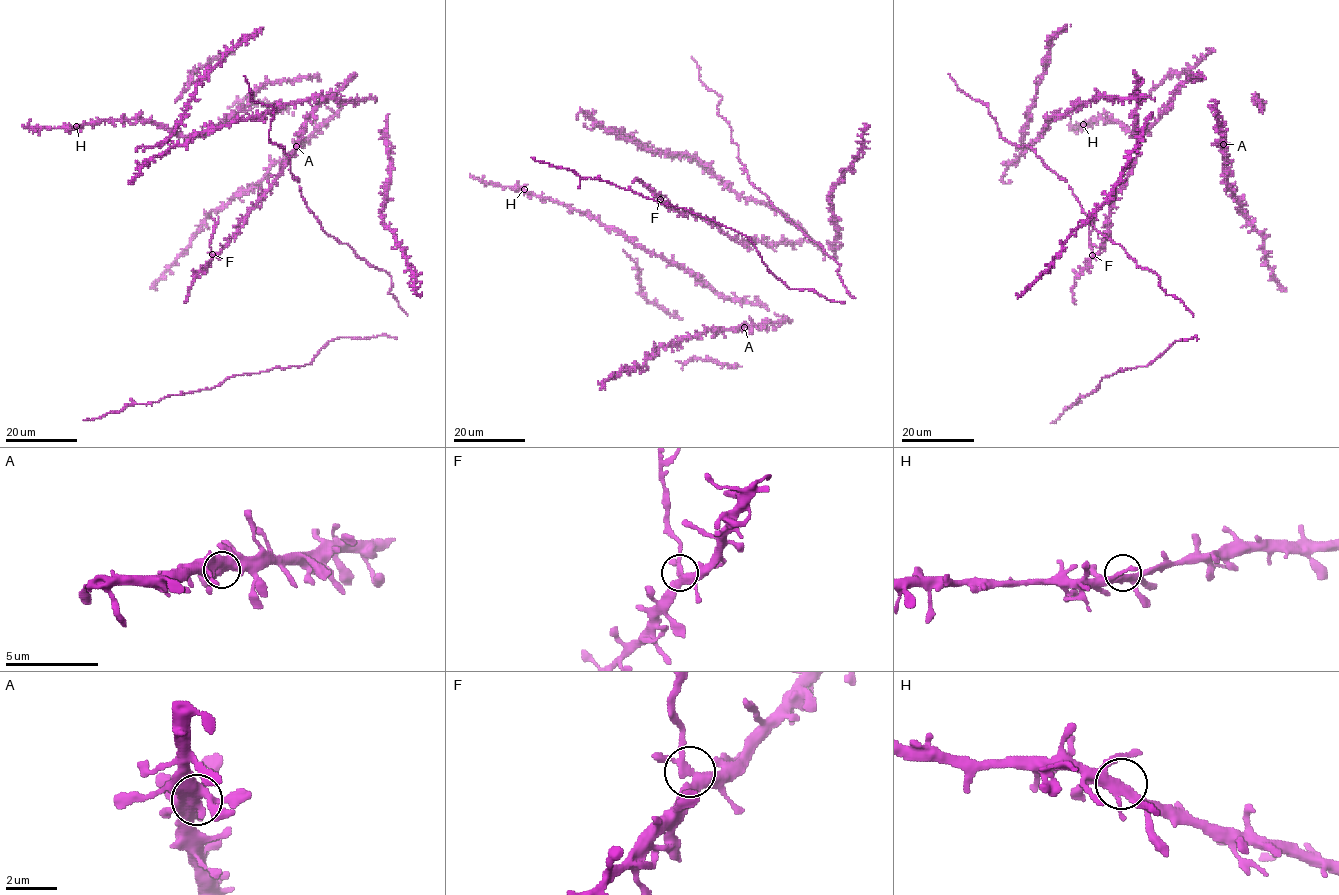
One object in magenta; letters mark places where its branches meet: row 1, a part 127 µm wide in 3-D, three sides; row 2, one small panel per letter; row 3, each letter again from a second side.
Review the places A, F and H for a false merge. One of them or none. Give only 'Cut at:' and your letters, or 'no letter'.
Cut at: F

